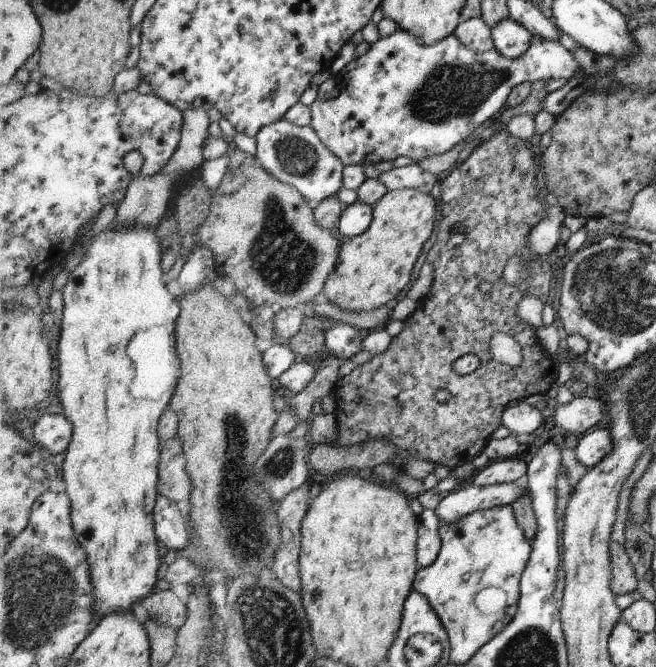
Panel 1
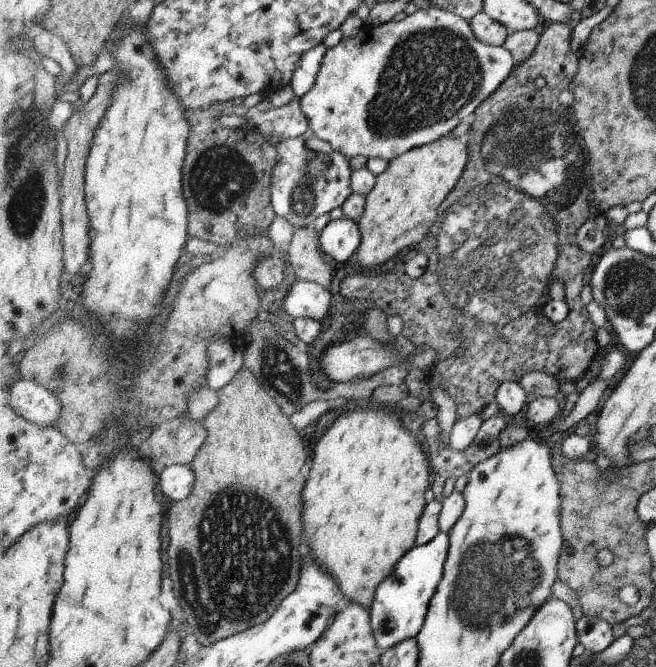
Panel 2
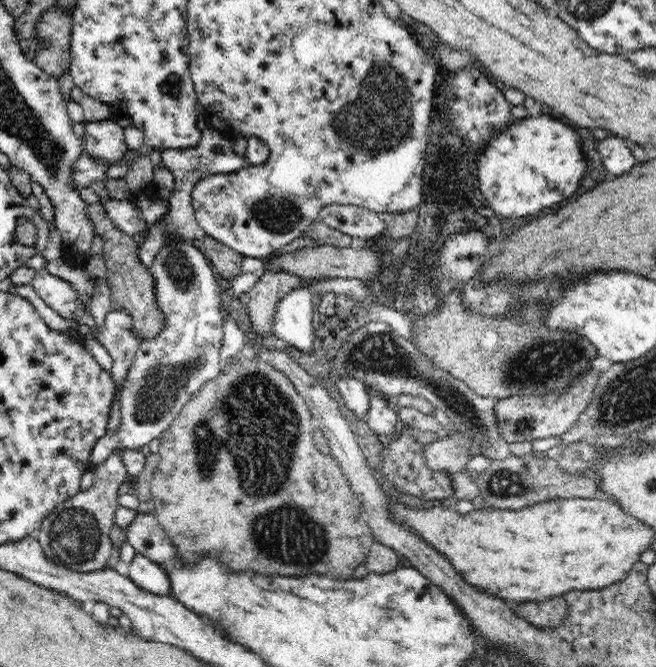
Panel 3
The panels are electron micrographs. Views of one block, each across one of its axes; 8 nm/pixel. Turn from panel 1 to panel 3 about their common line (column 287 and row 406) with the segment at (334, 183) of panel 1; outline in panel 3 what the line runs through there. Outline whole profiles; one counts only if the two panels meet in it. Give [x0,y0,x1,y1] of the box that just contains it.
[90,233,229,465]

